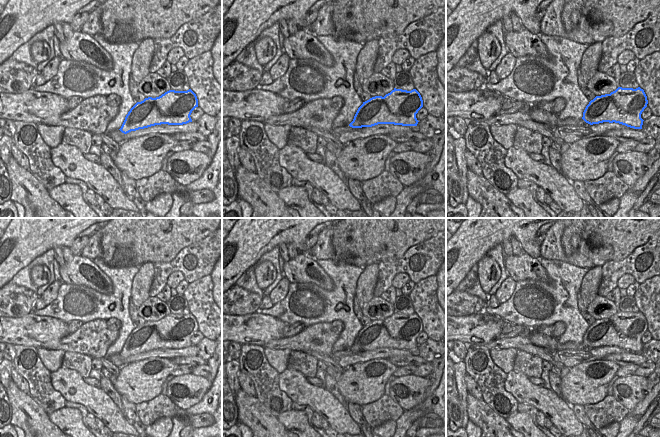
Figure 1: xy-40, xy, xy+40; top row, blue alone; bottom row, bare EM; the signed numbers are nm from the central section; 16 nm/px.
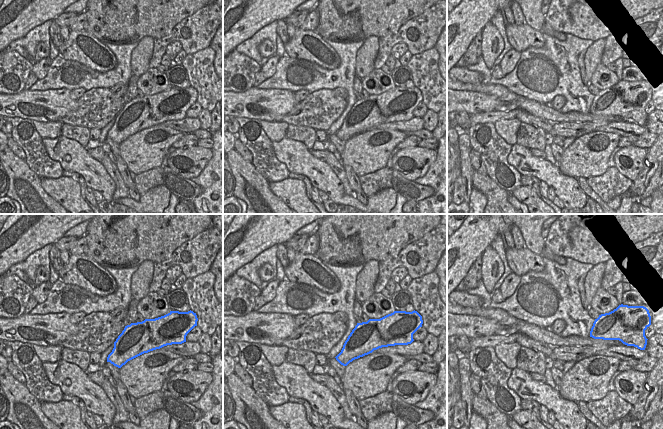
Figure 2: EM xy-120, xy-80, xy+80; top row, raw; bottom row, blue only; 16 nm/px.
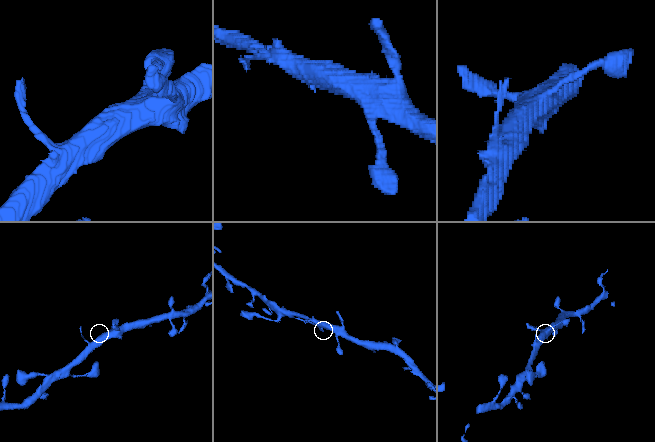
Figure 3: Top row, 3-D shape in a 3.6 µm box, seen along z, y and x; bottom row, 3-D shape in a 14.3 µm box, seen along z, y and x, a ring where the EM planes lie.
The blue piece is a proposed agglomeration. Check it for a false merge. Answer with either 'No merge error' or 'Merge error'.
No merge error

